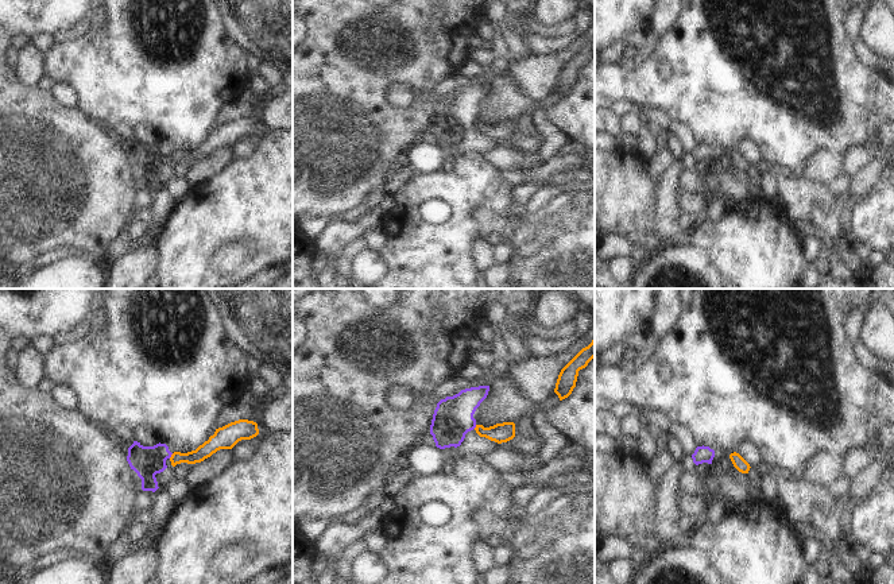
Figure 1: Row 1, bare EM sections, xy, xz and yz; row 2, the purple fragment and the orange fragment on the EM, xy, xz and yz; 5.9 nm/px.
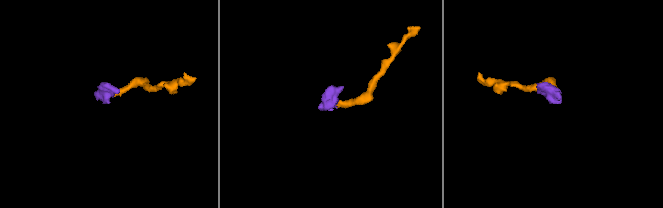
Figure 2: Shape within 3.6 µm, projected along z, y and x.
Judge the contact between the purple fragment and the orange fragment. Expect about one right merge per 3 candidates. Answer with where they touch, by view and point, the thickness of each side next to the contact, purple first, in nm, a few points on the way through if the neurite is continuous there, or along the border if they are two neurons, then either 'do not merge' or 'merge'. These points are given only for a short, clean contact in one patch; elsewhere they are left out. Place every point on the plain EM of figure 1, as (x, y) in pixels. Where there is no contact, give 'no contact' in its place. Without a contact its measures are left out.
contact xy (170, 154); calibres 180 and 90 nm; way xy (147, 159), (155, 154), (170, 154), (193, 155), (208, 146); merge

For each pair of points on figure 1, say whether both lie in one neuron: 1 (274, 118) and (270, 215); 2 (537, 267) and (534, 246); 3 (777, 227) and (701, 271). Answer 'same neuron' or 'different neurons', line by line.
1: different neurons
2: different neurons
3: different neurons

